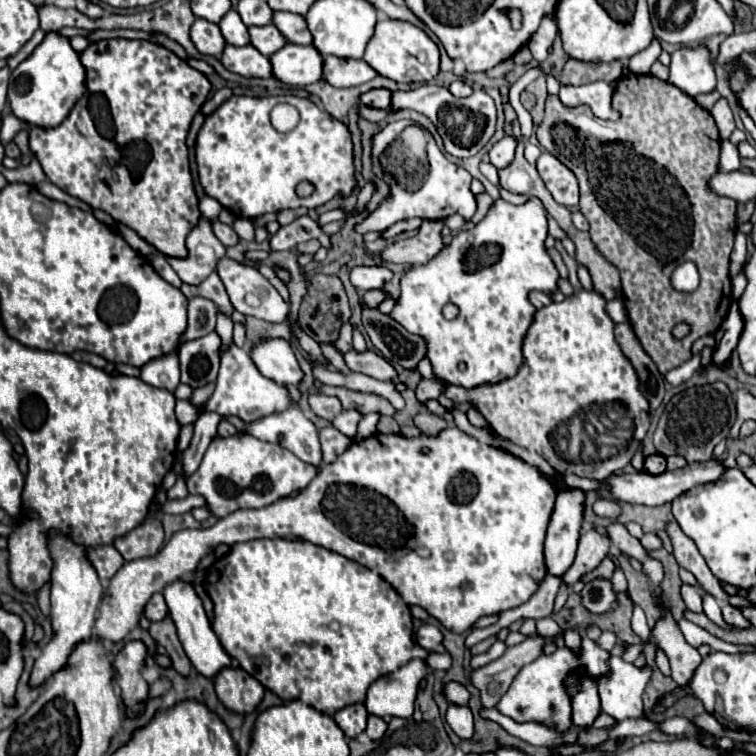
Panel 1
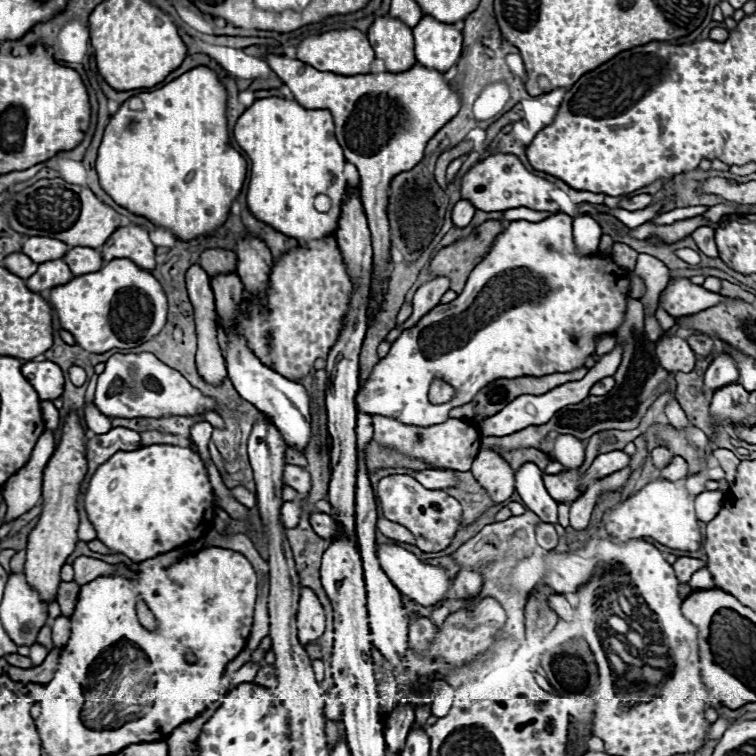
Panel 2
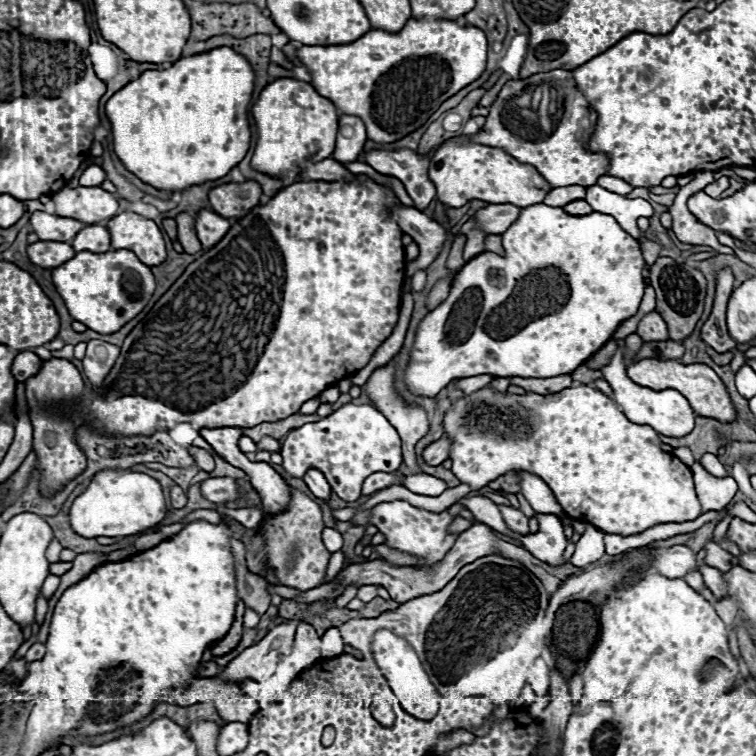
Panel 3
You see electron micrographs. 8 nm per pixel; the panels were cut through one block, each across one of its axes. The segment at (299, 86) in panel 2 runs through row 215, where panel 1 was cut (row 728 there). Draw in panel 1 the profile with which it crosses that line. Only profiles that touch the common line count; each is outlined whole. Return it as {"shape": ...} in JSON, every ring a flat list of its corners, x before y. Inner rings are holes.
{"shape":[[370,716,368,718,368,726,366,726,366,734,370,740,378,740,382,738,382,734,386,732,386,722,380,718,380,716]]}

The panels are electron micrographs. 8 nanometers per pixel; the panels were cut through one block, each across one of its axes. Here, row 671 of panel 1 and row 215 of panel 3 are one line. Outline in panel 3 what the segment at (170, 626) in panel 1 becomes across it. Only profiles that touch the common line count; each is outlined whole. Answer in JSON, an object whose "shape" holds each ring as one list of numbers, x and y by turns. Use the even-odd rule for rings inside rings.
{"shape":[[182,212,176,216,176,224,178,224,178,240,184,248,184,252,196,254,202,246,200,246,200,240,196,236,196,230,194,230,194,216]]}

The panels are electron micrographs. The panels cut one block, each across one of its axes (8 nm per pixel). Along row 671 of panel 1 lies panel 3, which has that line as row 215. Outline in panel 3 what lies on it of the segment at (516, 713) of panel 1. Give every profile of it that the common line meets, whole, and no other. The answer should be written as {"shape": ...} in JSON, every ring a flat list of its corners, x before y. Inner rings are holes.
{"shape":[[534,204,522,208,518,220,506,232,502,232,502,246,502,256,494,252,482,252,476,258,468,260,458,272,450,288,450,296,420,322,410,366,404,372,404,382,410,392,420,396,436,396,442,388,446,388,450,380,480,374,524,378,554,378,572,374,612,338,614,330,624,320,638,312,646,288,646,262,642,258,638,240,626,234,608,214,590,212,586,216,572,216,562,208],[564,282,570,288,566,304],[478,294,482,294,480,312],[492,312,496,338,492,338,486,330,486,322]]}

